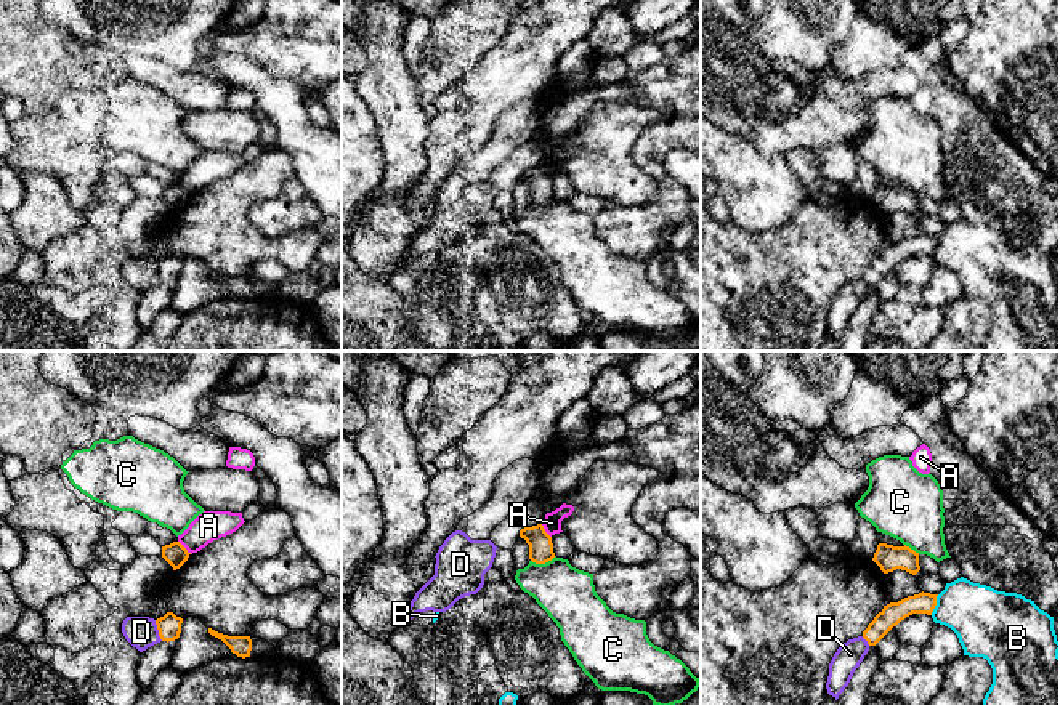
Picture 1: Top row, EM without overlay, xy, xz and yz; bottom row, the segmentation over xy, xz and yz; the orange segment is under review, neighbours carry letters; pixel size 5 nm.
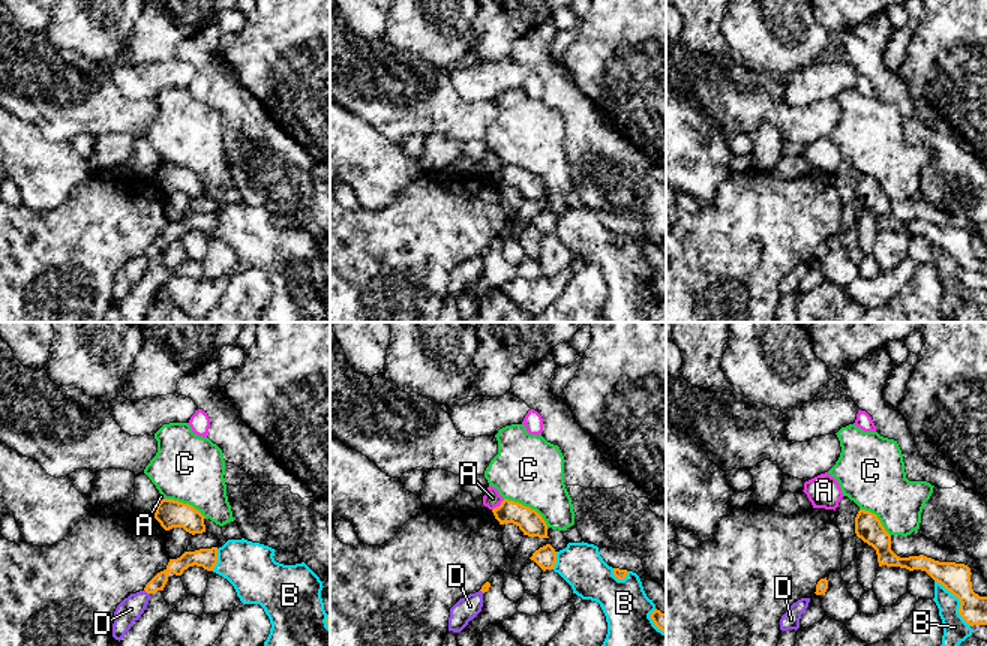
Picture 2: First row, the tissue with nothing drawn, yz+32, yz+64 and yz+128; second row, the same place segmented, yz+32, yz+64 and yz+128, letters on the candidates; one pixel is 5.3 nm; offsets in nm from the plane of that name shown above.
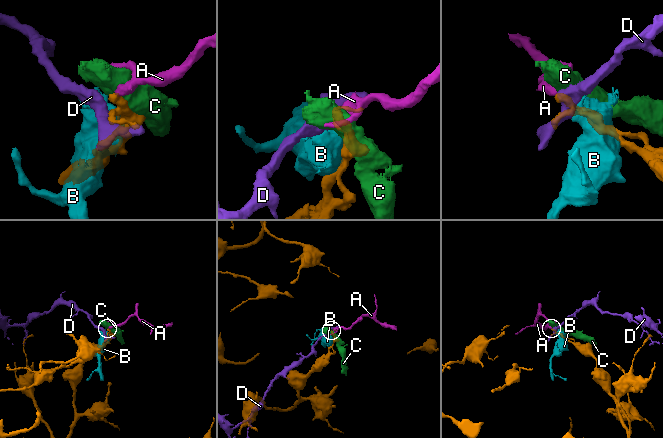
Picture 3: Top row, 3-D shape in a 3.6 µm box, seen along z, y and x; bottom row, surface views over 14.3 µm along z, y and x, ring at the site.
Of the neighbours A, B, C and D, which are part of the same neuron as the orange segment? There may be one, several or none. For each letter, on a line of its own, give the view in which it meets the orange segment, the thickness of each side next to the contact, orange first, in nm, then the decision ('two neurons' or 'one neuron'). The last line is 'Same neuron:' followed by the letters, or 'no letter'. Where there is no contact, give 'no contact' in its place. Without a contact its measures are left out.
A: meets orange in xy; 110 nm thick on the orange side, 150 nm on the other; two neurons
B: meets orange in yz; 110 nm thick on the orange side, 320 nm on the other; two neurons
C: meets orange in xz; 130 nm thick on the orange side, 280 nm on the other; two neurons
D: meets orange in xy; 120 nm thick on the orange side, 160 nm on the other; two neurons
Same neuron: no letter

